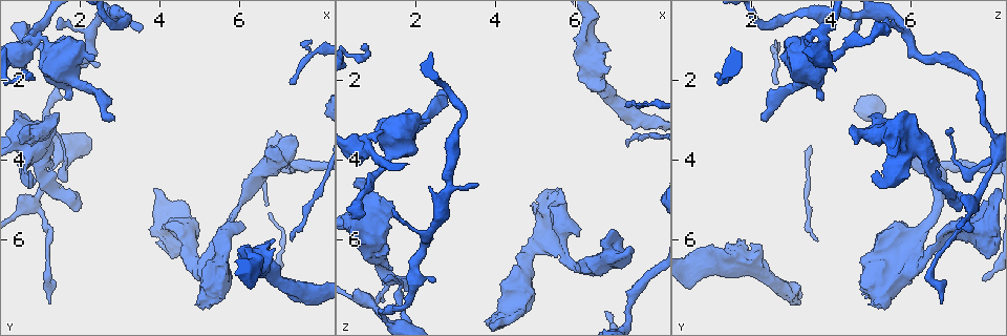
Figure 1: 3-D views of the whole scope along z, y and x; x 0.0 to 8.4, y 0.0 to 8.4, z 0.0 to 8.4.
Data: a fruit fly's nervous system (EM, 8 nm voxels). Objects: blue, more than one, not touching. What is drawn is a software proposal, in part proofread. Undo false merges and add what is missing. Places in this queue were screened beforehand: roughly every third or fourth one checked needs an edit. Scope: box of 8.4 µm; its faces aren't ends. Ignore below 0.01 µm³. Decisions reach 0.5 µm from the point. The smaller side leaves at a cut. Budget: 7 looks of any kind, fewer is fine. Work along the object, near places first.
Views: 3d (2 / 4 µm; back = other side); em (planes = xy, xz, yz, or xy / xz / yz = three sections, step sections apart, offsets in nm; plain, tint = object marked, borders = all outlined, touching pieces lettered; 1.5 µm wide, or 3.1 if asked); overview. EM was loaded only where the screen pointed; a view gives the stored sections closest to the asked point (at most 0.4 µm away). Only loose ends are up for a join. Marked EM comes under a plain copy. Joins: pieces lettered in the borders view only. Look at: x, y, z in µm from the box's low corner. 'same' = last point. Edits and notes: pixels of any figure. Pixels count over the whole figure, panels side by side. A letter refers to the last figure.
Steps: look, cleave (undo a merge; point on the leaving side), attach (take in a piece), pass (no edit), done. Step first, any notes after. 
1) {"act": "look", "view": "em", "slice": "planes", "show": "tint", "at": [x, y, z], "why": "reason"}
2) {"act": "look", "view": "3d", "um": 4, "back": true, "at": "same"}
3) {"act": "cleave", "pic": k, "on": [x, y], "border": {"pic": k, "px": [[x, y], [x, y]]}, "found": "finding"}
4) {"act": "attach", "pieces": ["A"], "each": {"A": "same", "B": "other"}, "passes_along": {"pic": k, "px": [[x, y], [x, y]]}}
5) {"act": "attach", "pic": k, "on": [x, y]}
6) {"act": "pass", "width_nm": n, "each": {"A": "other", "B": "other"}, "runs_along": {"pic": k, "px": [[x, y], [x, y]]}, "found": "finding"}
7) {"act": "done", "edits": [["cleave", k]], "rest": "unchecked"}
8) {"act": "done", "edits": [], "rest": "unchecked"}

{"act": "look", "view": "em", "slice": "yz", "step": 4, "show": "tint", "at": [1.45, 2.20, 7.75], "why": "thin neck"}

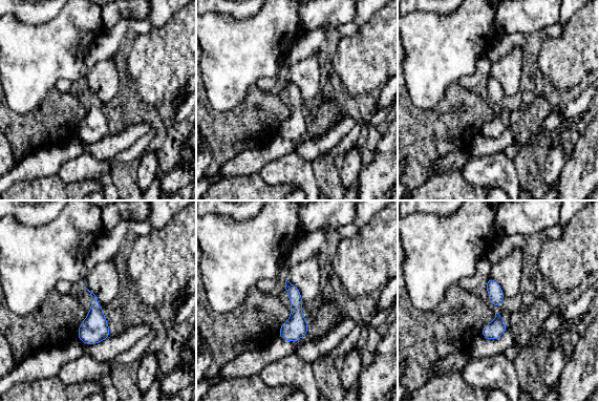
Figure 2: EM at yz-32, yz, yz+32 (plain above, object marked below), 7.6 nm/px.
{"act": "look", "view": "em", "slice": "yz", "step": 4, "show": "borders", "at": "same", "why": "see the neighbours"}

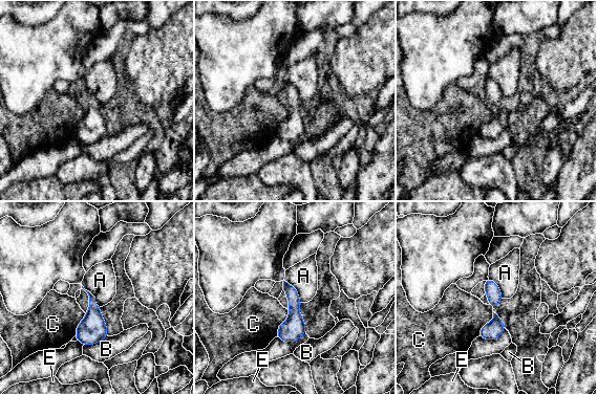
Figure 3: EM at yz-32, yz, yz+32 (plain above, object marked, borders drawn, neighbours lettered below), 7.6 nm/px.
{"act": "pass", "width_nm": 110, "longest_contact_nm": ["C", 240], "each": {"A": "other", "B": "other", "C": "other", "E": "other"}, "found": "all the same cell"}

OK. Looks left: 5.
{"act": "look", "view": "3d", "um": 4, "at": [2.05, 5.15, 7.25], "why": "an open end"}

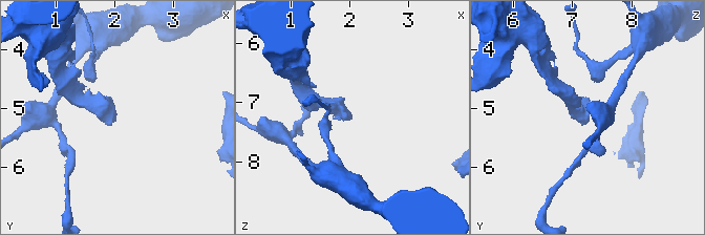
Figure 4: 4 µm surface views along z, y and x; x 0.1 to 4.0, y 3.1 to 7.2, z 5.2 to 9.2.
{"act": "look", "view": "em", "slice": "xy", "step": 8, "show": "borders", "at": [2.00, 5.10, 7.30], "why": "need the tissue"}

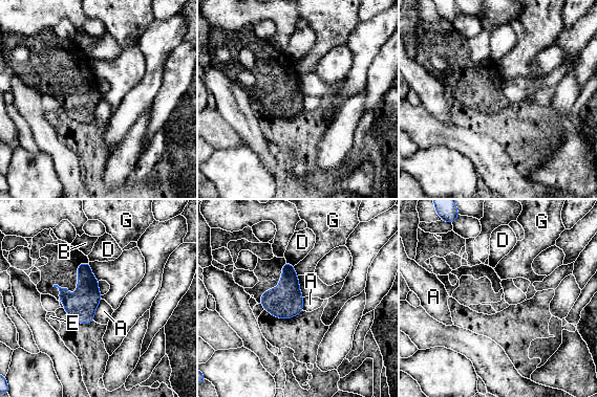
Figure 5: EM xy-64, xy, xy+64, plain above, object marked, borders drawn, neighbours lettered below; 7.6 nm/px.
{"act": "pass", "each": {"A": "other", "B": "other", "D": "other", "E": "other", "G": "other"}, "border": {"pic": 5, "px": [[101, 299], [92, 320]]}, "found": "none of them fits"}

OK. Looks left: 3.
{"act": "look", "view": "3d", "um": 2, "at": [4.30, 6.45, 8.00], "why": "stops while still wide"}

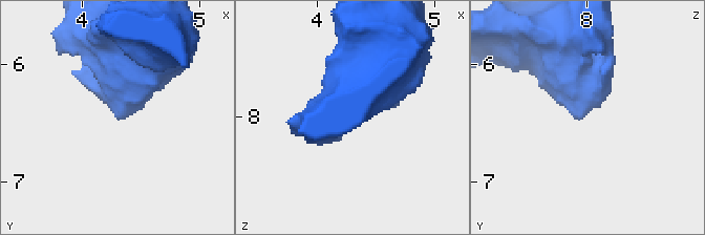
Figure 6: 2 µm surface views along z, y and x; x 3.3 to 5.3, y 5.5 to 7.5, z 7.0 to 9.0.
{"act": "look", "view": "em", "slice": "xz", "step": 8, "show": "borders", "at": [4.30, 6.46, 7.94]}

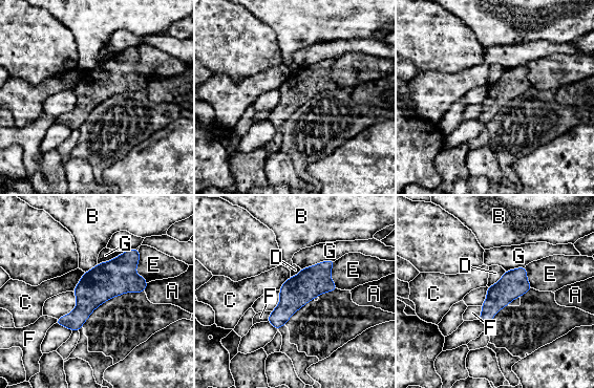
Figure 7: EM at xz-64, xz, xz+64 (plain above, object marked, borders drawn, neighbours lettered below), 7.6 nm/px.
{"act": "look", "view": "em", "slice": "planes", "show": "borders", "at": "same"}

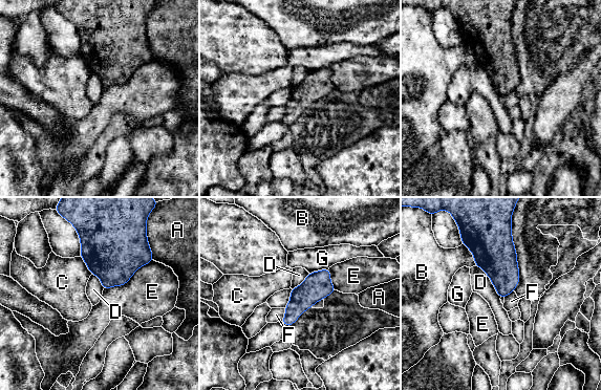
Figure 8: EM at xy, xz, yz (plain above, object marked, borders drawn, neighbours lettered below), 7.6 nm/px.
{"act": "pass", "each": {"A": "other", "B": "other", "C": "other", "D": "other", "E": "other", "F": "other", "G": "other"}, "border": {"pic": 8, "px": [[475, 265], [484, 271], [500, 297]]}, "found": "none of them fits"}

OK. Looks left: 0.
{"act": "done", "edits": [], "rest": "unchecked"}

